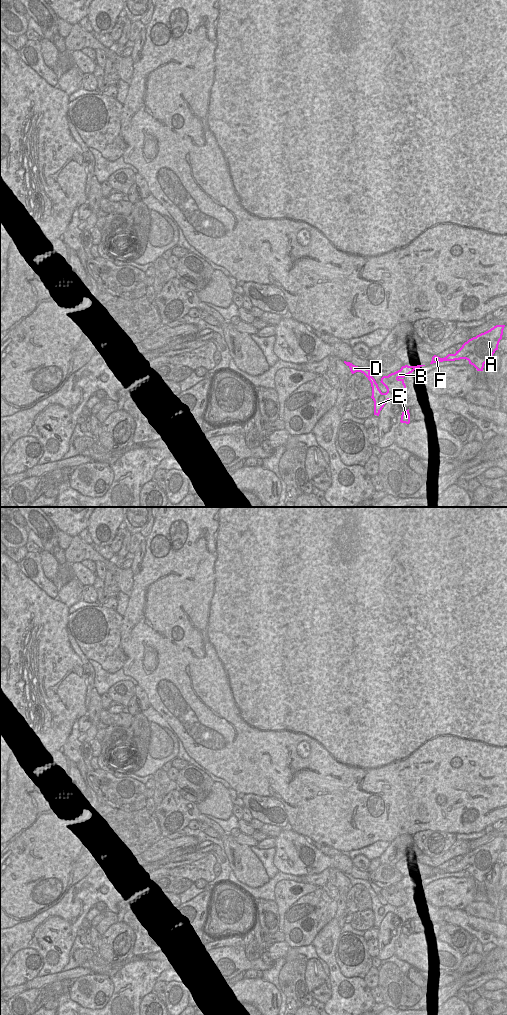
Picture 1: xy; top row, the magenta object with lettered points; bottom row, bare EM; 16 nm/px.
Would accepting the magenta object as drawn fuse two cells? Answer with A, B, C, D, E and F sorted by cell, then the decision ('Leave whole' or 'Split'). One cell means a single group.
Groups: A B F / C D E. Split

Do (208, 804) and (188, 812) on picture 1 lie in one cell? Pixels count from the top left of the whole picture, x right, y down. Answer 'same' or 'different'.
different

